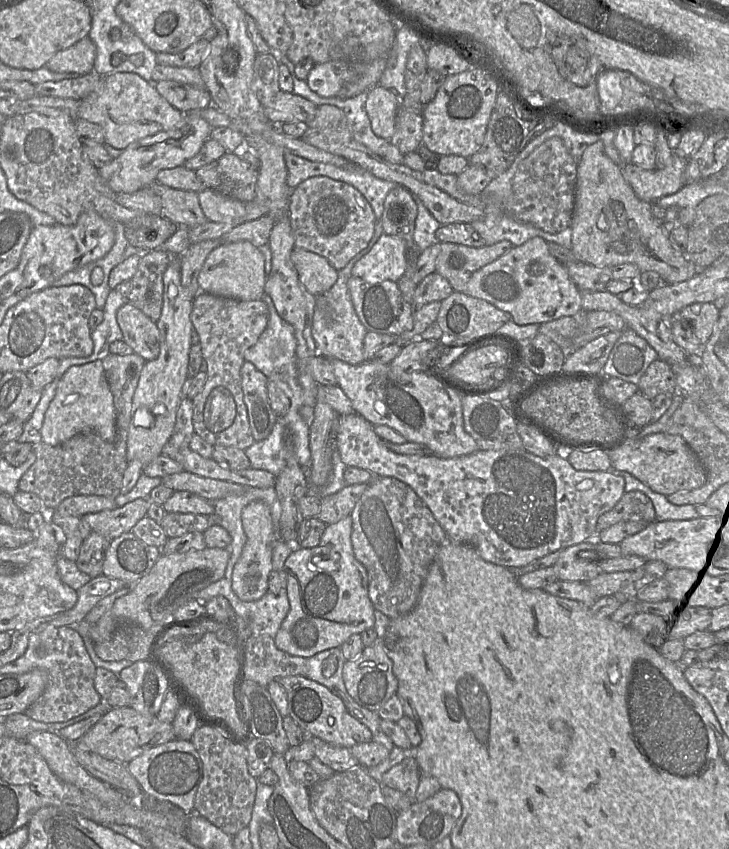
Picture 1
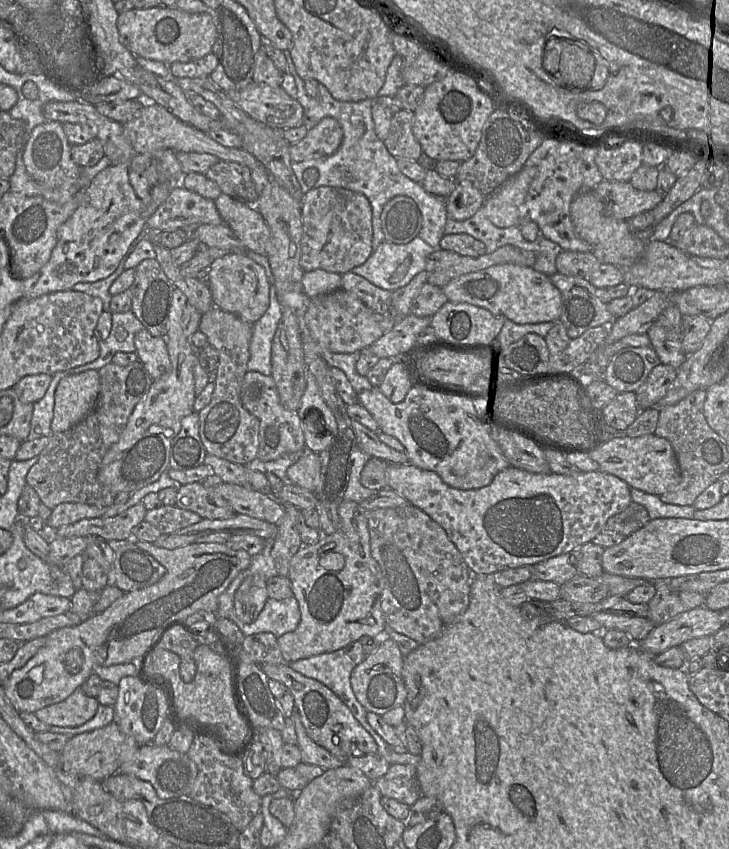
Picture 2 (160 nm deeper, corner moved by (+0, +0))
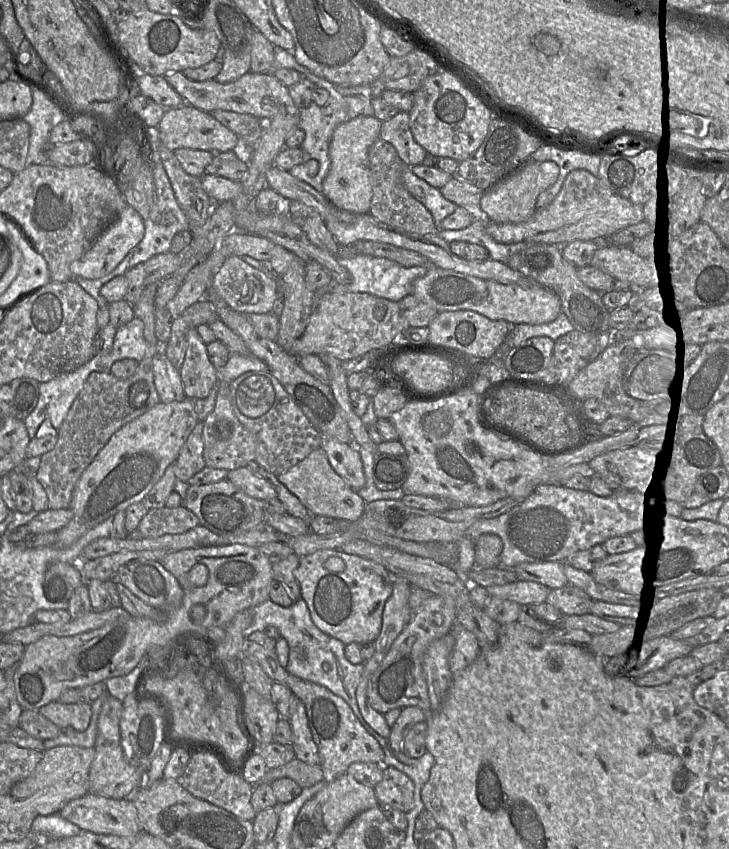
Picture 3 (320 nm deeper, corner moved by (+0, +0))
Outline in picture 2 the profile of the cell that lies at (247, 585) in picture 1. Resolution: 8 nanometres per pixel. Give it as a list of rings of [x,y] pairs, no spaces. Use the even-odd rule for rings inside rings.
[[[249,576],[235,592],[235,613],[242,622],[253,623],[262,611],[269,597],[266,581],[261,576]]]

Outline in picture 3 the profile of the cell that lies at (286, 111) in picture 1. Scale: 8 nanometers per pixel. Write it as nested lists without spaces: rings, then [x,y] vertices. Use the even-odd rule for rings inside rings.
[[[180,71],[170,73],[165,78],[187,105],[209,114],[215,110],[223,110],[249,114],[267,122],[277,115],[295,115],[300,112],[289,94],[288,87],[277,80],[273,74],[248,72],[228,84],[220,84],[215,79],[203,82],[192,81]]]

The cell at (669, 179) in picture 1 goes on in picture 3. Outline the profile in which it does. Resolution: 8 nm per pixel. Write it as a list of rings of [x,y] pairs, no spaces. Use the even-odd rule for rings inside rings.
[[[584,169],[571,171],[561,190],[547,206],[536,209],[533,216],[521,223],[488,223],[486,233],[502,244],[527,242],[561,247],[575,240],[598,242],[628,226],[644,221],[643,205],[623,198]]]

